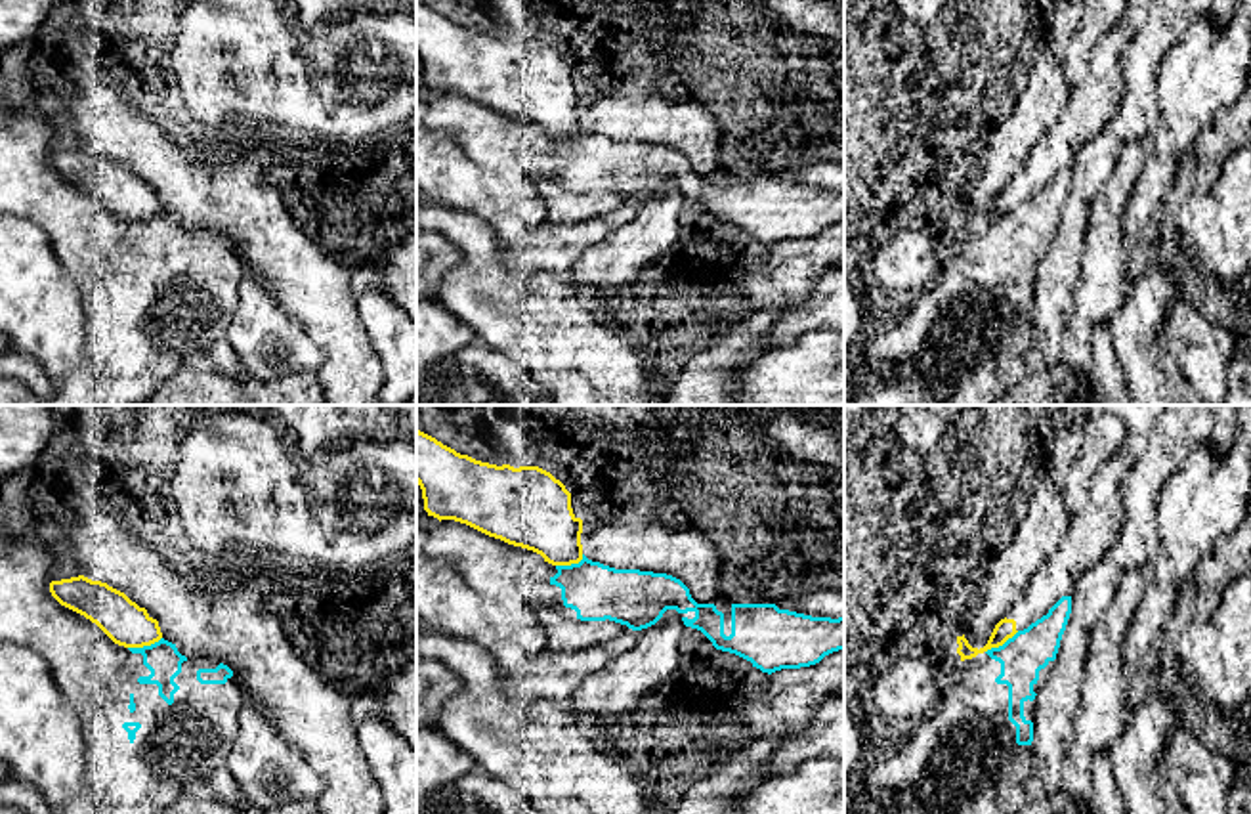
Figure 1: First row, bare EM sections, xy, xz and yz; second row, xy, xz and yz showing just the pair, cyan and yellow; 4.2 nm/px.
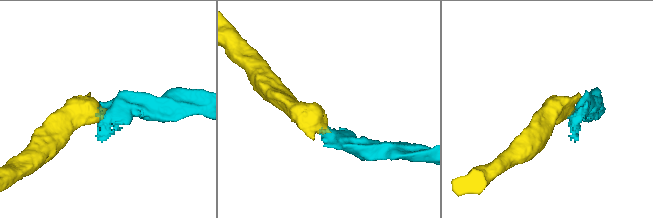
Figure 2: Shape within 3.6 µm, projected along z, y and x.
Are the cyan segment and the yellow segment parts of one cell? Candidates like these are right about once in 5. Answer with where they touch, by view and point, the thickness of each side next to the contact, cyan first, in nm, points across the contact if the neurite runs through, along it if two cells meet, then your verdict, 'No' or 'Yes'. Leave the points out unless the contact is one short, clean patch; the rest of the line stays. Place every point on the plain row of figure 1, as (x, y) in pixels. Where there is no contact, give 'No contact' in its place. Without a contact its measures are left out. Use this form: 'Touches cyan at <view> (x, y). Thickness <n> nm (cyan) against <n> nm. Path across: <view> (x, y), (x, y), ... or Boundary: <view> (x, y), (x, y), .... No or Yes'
Touches cyan at xy (144, 218). Thickness 150 nm (cyan) against 180 nm. Boundary: xy (161, 209), (149, 216), (128, 220). No

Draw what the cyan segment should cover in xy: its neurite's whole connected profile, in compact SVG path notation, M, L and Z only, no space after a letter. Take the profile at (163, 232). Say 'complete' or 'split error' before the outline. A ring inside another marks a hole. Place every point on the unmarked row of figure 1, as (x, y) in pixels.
split error | M0 109L0 214L31 220L48 233L53 254L80 285L86 308L86 355L42 405L139 405L193 357L227 336L244 266L227 237L189 233L164 210L143 220L115 216L95 195L52 168L53 139L55 128L44 113Z

